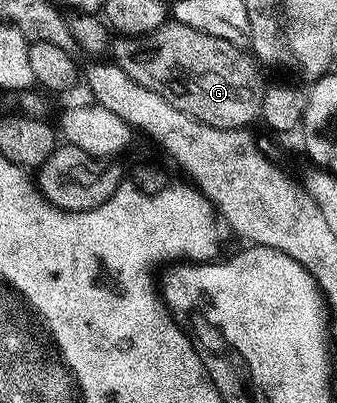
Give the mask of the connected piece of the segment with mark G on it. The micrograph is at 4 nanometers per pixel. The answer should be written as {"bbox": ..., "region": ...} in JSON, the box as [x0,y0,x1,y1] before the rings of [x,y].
{"bbox":[108,23,264,131],"region":[[[167,23],[147,37],[115,36],[108,53],[128,79],[136,79],[140,87],[156,91],[172,107],[206,125],[242,131],[245,125],[261,118],[264,80],[258,74],[259,66],[249,56],[246,58],[239,46],[192,31],[192,27]]]}

